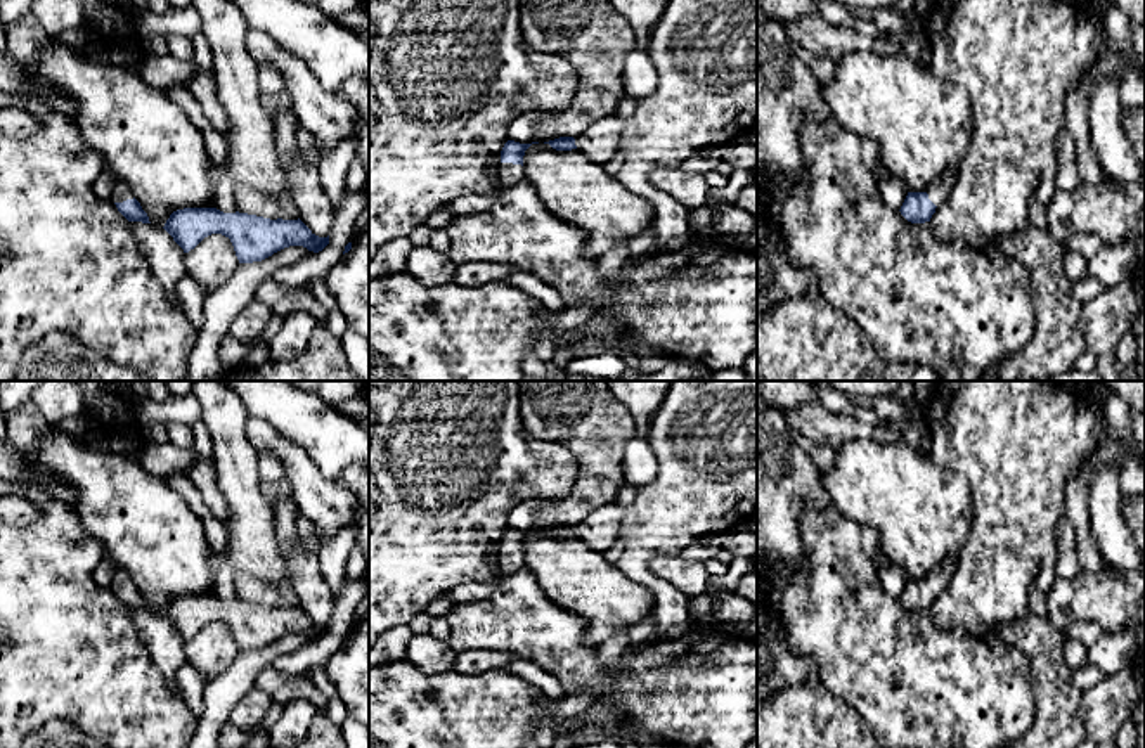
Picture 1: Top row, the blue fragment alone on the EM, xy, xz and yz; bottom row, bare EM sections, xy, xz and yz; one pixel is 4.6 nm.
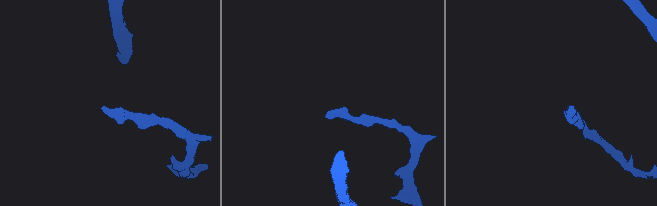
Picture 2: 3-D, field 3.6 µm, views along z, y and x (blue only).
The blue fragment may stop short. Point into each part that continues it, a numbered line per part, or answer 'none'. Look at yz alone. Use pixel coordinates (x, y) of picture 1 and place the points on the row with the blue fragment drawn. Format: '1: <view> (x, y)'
1: yz (939, 191)

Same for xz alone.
1: xz (510, 174)

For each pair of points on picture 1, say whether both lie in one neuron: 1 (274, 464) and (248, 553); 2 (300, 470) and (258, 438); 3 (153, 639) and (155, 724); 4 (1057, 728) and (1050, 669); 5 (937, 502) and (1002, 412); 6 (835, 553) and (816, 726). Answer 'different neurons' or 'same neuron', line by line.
1: different neurons
2: same neuron
3: different neurons
4: same neuron
5: different neurons
6: different neurons

